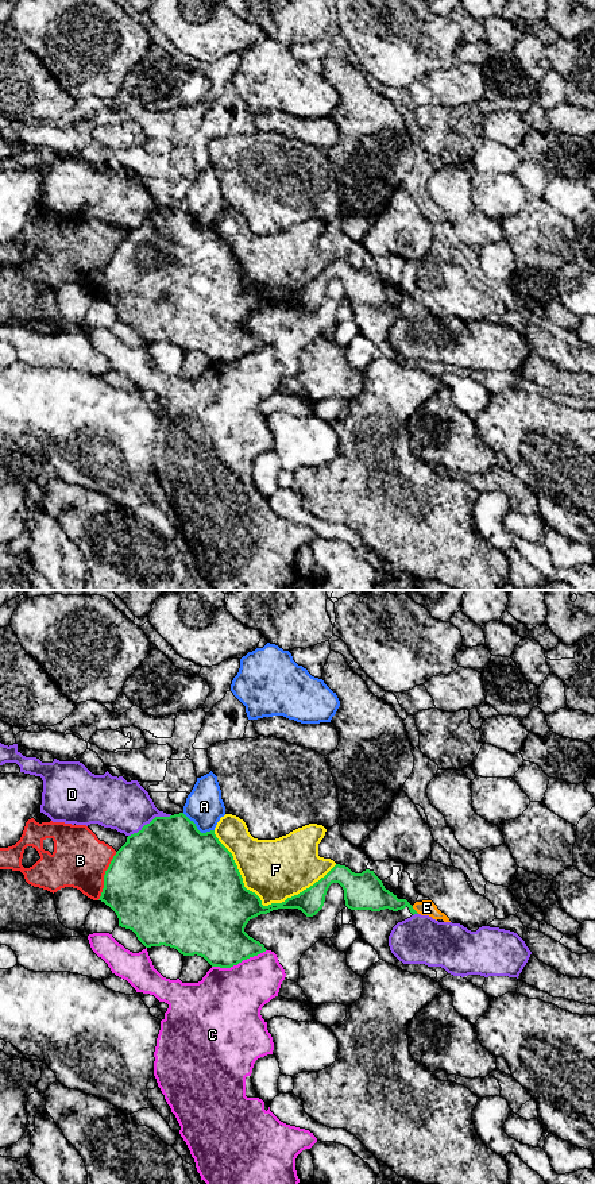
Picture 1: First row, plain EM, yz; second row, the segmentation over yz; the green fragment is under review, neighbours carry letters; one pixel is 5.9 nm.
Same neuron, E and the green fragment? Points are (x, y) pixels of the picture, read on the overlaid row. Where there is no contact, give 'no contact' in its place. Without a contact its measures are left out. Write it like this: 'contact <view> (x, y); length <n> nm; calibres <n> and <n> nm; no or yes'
contact yz (414, 910); length 60 nm; calibres 160 and 100 nm; no

